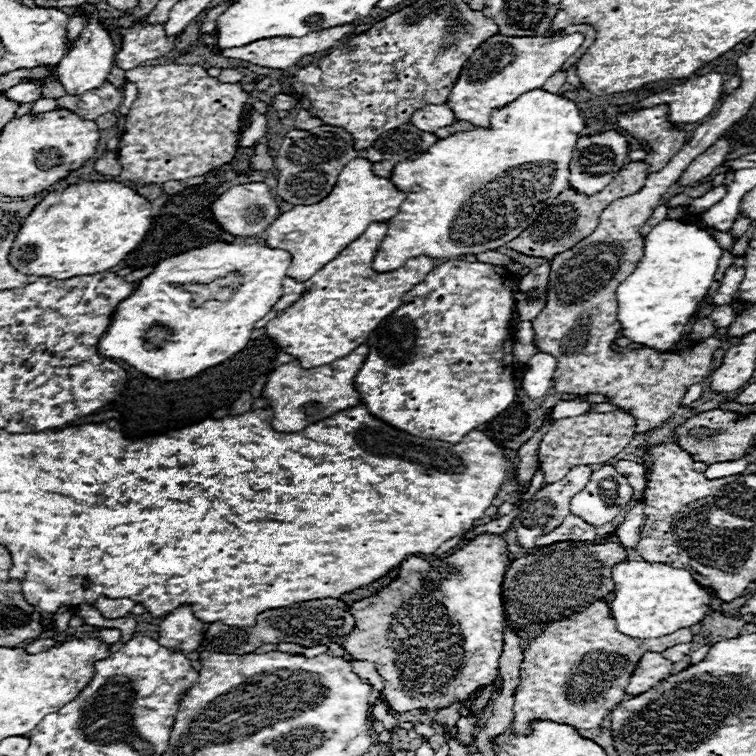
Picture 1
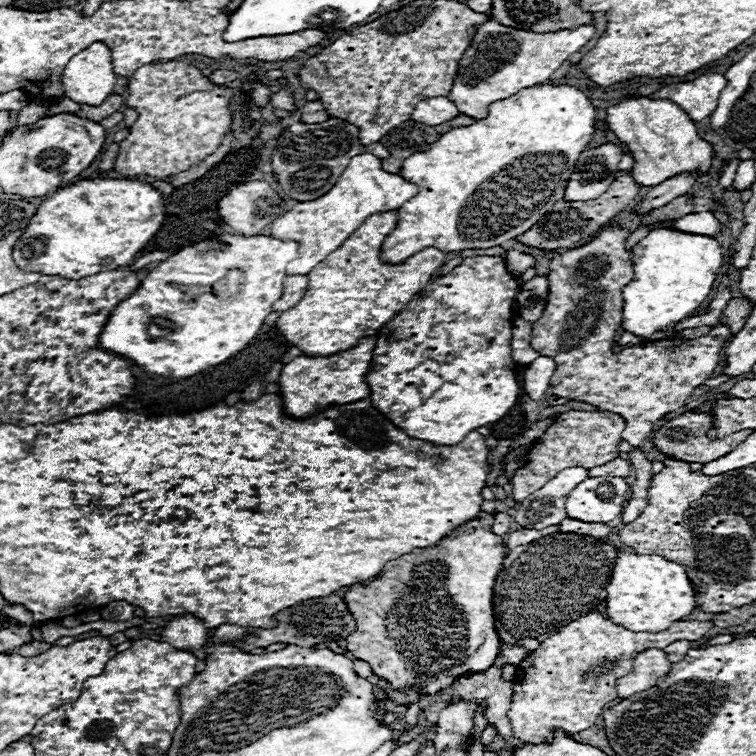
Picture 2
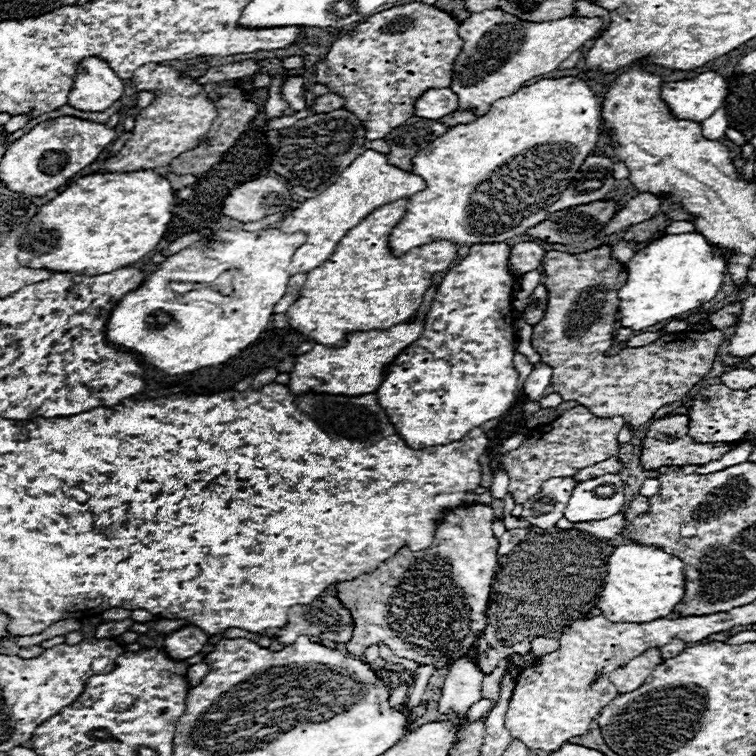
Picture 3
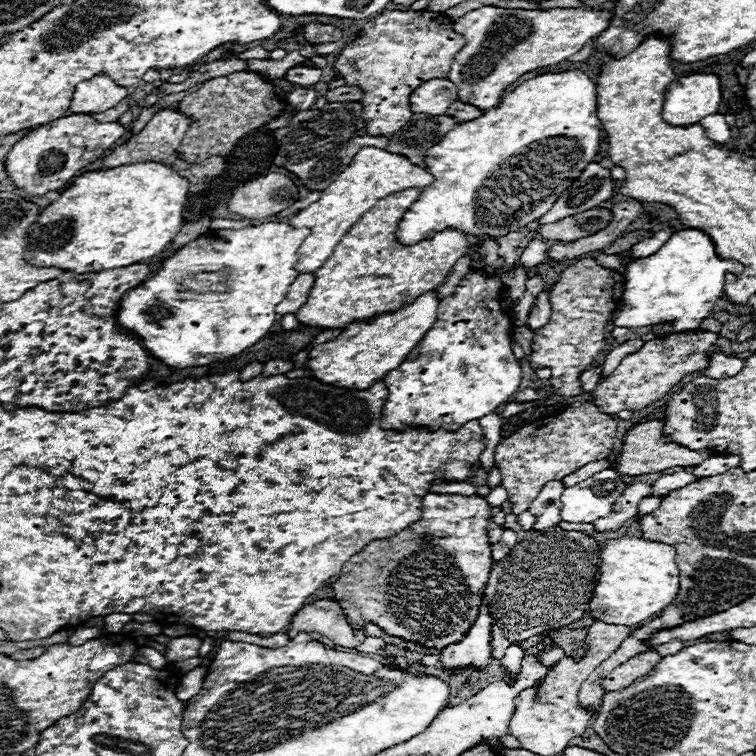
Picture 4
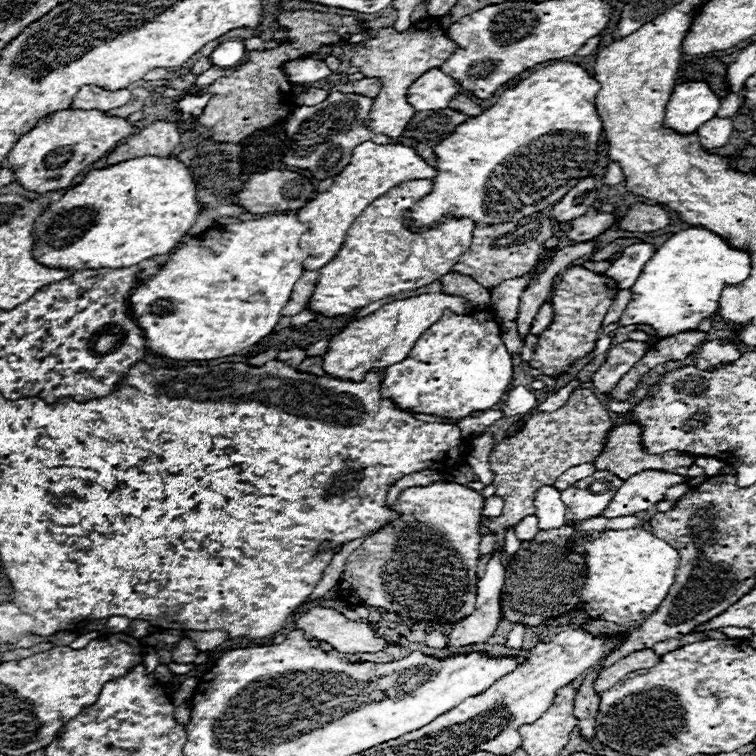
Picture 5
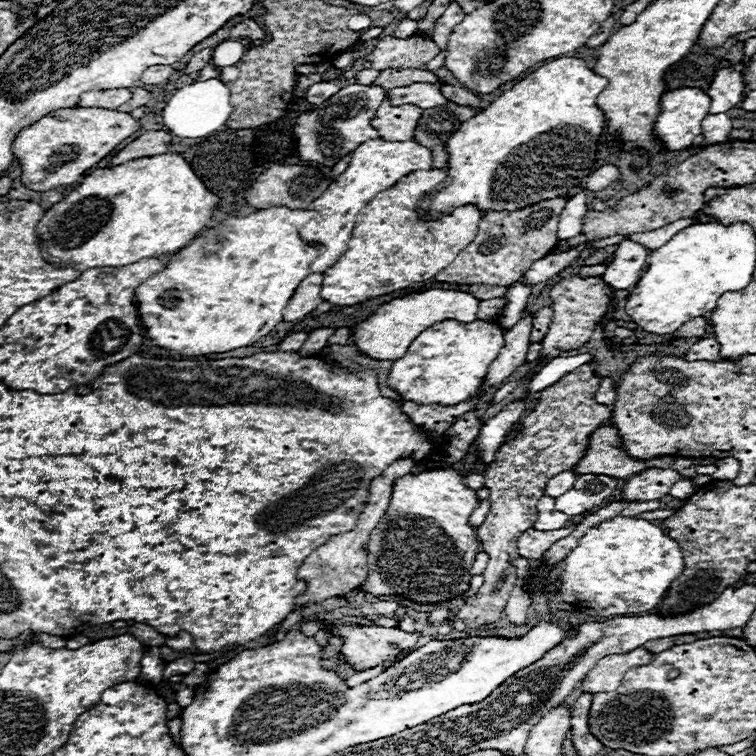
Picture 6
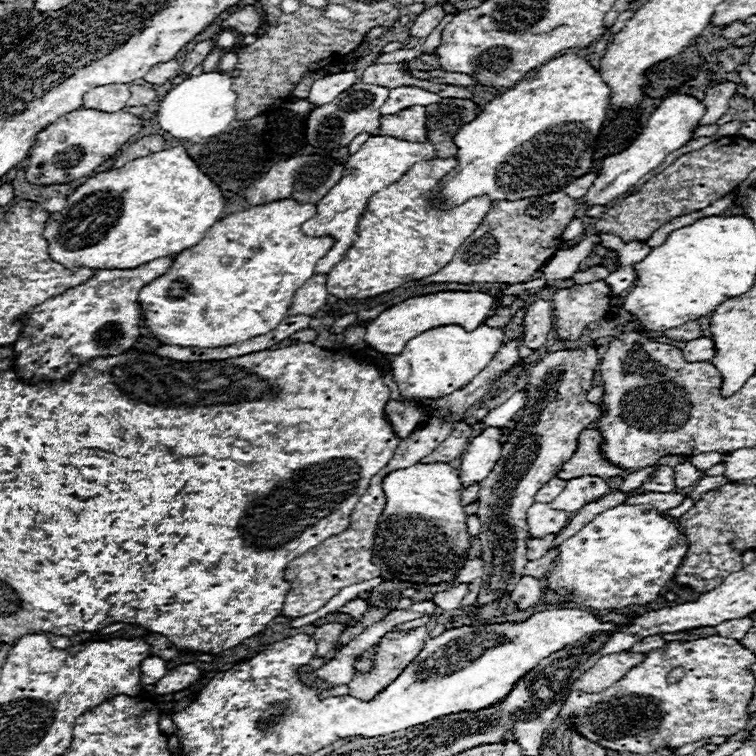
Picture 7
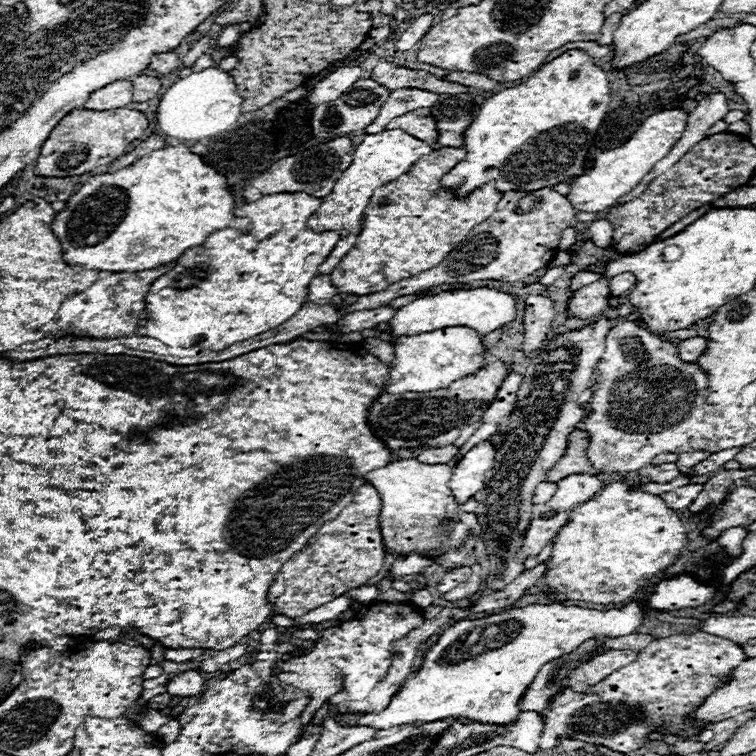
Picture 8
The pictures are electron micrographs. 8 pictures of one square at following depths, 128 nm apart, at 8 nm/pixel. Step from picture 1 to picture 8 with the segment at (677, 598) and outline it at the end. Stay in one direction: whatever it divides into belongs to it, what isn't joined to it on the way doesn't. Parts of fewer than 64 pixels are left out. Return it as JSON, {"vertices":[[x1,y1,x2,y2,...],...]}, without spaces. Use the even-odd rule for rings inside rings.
{"vertices":[[624,482,606,484,596,498,572,510,570,520,554,538,554,550,546,562,546,584,568,596,568,600,584,600,592,604,622,604,640,592,648,582,676,562,686,546,686,530,680,516,670,510,660,496,642,490,630,492]]}

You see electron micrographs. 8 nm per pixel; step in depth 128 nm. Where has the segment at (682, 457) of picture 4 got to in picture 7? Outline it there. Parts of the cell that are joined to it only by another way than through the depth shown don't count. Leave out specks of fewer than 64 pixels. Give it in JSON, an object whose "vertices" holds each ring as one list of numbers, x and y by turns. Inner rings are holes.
{"vertices":[[584,430,580,434,580,442,578,442,578,450,576,454,562,466,558,478,578,478,578,476,600,476,600,478,614,478,624,474,626,470,620,466,610,464,600,446,602,446,604,438,598,430]]}

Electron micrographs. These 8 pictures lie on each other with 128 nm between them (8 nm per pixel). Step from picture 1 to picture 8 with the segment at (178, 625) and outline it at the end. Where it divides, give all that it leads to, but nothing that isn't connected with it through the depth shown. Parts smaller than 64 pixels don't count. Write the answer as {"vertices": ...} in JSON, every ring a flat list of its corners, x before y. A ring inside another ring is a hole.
{"vertices":[[186,670,182,674,176,674,168,680,166,692,170,696,196,696,204,690,204,678,196,670]]}

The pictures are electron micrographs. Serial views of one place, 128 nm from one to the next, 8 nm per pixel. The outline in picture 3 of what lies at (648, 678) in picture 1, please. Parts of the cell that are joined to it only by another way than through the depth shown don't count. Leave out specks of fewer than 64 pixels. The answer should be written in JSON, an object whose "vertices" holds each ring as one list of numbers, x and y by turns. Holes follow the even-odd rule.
{"vertices":[[658,648,646,650,640,656,632,658,632,662,628,662,628,666,614,670,610,674,610,682,616,686,618,694,632,692,632,690,640,688,644,684,644,680,654,672,654,668,662,662,664,662,664,658]]}

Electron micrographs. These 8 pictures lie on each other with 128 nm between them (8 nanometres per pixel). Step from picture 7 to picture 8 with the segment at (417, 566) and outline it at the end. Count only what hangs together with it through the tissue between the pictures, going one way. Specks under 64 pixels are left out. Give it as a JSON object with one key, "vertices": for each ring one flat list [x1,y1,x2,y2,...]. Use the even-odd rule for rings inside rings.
{"vertices":[[406,458,406,460,394,460,388,466,380,470,372,470,368,474,368,482,376,486,376,490,382,496,382,512,380,512,380,532,384,540,384,550,386,554,398,554,398,556,408,556,414,550,418,550,418,540,416,534,430,534,428,528,438,528,426,524,428,520,432,522,444,522,444,520,458,520,458,504,448,488,448,482,454,474,454,468,448,464,422,464,416,458]]}

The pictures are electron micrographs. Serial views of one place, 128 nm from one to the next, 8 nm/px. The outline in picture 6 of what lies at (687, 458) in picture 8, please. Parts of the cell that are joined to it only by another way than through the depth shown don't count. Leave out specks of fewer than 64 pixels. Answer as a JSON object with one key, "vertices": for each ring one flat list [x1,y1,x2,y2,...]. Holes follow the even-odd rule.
{"vertices":[[682,478,680,482,676,482,670,492,668,492,672,498,678,498,678,500,686,500,694,494,694,484,690,482,690,478]]}

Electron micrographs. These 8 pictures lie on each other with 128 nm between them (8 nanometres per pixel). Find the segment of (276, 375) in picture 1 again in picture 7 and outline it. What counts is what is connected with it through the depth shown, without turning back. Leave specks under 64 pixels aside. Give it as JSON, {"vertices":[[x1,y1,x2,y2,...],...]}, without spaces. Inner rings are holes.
{"vertices":[[436,292,436,294,426,294,426,296,414,296,384,310,366,328,364,340,376,352,396,356,404,350,406,342,412,340,416,334,422,334,430,328,446,326,446,324,460,324,466,330,474,330,488,316,494,314,494,308,496,308,496,300,484,292]]}

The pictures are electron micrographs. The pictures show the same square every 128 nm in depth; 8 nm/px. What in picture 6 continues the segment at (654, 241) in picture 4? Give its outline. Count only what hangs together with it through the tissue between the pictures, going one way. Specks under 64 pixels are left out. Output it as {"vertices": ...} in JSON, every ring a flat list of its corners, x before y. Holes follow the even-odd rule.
{"vertices":[[624,240,618,244,614,260,608,264,608,270,602,274,602,280,608,282,614,290,634,288,646,268,646,260,646,246,632,240]]}

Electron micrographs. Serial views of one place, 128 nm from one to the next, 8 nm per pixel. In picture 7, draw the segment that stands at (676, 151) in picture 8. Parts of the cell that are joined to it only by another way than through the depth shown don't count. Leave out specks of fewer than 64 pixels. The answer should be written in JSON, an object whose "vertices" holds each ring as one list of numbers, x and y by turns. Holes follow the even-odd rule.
{"vertices":[[726,80,726,82,720,82,716,86,710,86,706,90,706,96,704,96,704,104,708,106,704,118,700,120,700,126,704,124,714,124,720,116,724,116,728,112,728,102,730,98,736,94,736,82,732,80]]}

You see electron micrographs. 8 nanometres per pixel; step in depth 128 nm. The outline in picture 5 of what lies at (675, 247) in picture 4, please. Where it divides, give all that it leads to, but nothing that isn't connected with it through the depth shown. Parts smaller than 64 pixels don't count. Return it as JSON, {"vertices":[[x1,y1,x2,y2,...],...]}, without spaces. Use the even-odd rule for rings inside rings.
{"vertices":[[700,226,680,230,672,238,668,238,644,264,638,280,630,288,632,300,624,308,620,320,604,328,604,334,614,332,618,326,630,324,648,324,660,338,696,330,700,320,710,318,718,310,722,288,726,284,740,284,748,276,748,252,730,248,722,242,720,236]]}

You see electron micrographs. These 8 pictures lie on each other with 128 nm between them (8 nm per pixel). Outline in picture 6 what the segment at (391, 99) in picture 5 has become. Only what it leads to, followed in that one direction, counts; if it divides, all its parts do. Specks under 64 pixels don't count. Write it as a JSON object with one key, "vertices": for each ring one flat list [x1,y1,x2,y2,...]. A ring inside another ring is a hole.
{"vertices":[[414,34,410,38,384,36,376,48,366,56,374,70,388,68,424,68,428,60,440,54,440,46,424,34],[386,96,384,102,378,106,370,124,378,130,382,138,402,142,404,138,412,138,420,114,422,110,418,106,392,106,390,98]]}

